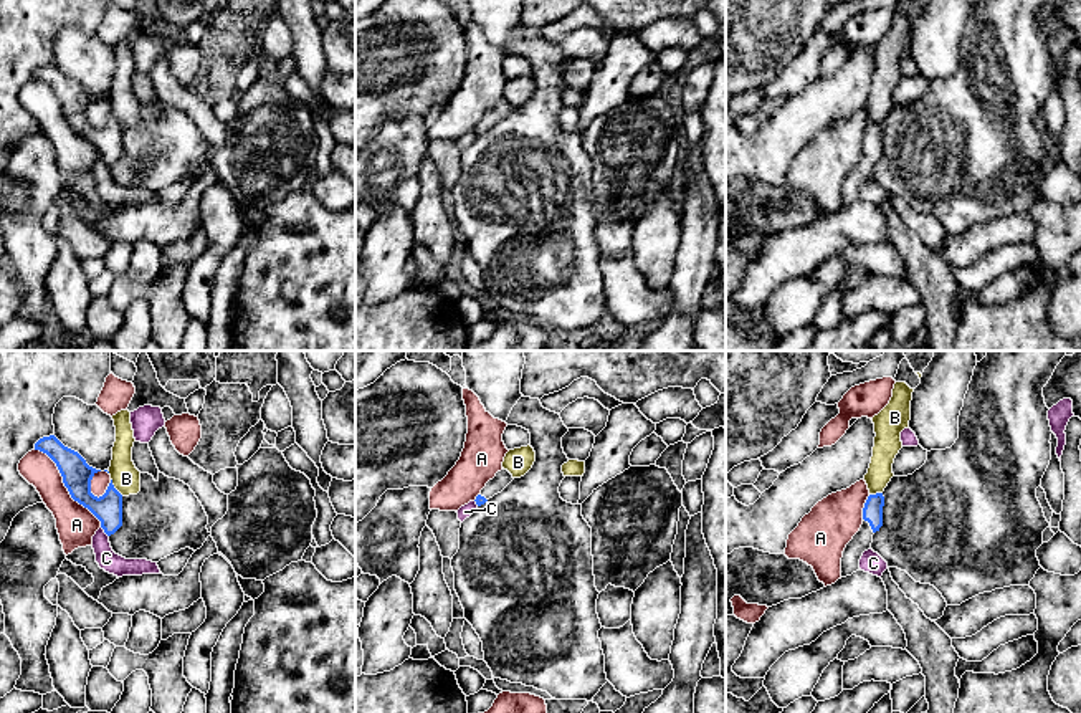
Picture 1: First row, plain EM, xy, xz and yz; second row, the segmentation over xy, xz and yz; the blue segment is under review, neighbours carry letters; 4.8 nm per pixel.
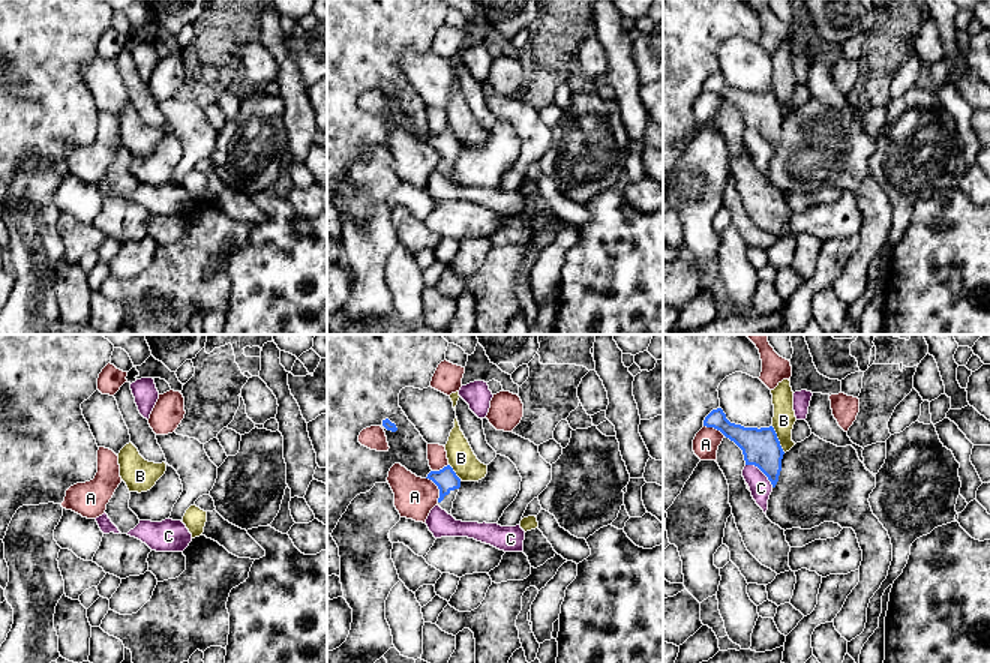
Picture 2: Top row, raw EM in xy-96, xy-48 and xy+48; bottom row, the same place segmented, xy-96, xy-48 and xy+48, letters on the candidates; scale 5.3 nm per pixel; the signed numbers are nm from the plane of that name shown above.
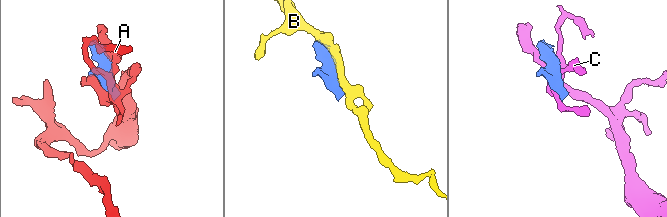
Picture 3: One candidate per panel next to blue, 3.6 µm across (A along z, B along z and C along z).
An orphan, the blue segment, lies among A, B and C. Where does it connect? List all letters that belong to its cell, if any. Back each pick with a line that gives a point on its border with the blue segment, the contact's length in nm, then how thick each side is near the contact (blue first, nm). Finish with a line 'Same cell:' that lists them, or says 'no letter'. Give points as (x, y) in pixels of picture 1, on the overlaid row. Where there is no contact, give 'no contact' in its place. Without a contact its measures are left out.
Same cell: no letter

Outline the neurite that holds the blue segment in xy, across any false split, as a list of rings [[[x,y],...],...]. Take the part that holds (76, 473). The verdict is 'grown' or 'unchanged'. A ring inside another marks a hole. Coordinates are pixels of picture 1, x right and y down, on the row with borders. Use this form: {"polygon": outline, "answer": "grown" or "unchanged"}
{"polygon": [[[55,435],[40,438],[35,450],[46,453],[56,463],[71,498],[101,521],[107,536],[122,526],[122,495],[112,480],[106,493],[98,498],[91,493],[91,480],[101,470],[89,467],[78,452],[64,447]]], "answer": "unchanged"}

